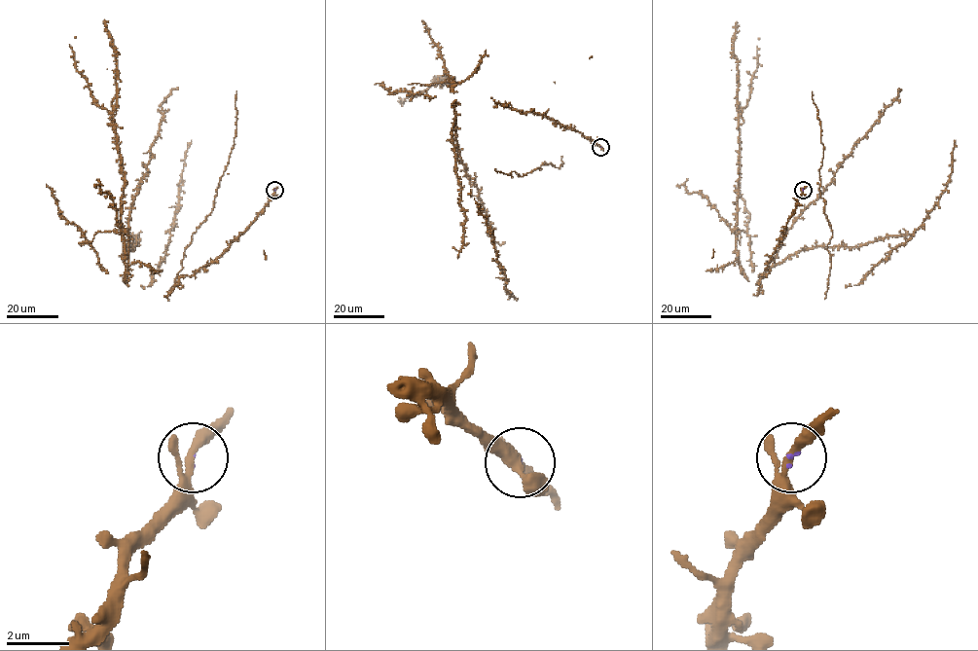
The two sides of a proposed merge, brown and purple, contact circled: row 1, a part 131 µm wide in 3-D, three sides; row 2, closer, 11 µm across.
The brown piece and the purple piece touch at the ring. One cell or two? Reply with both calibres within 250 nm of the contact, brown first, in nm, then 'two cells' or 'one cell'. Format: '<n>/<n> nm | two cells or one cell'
240/70 nm | one cell

